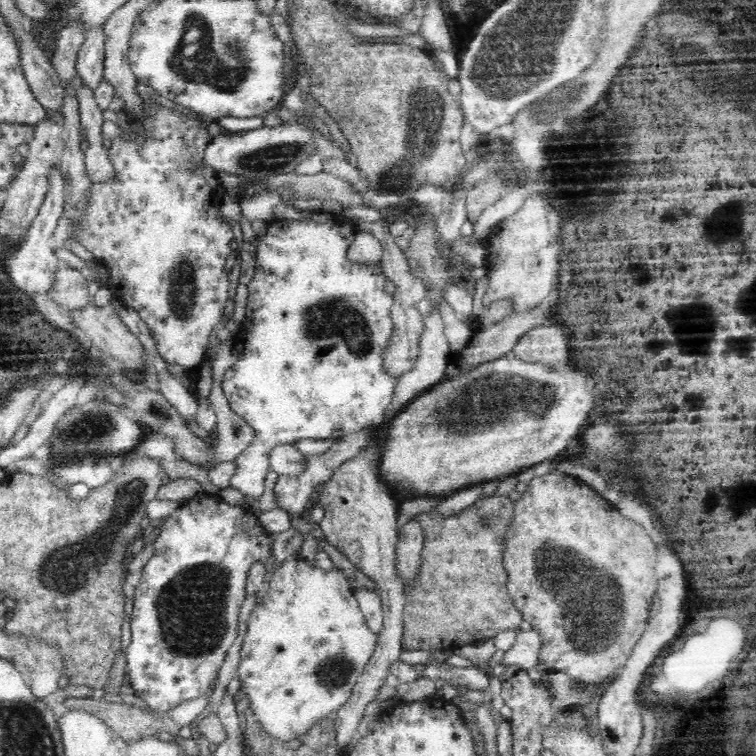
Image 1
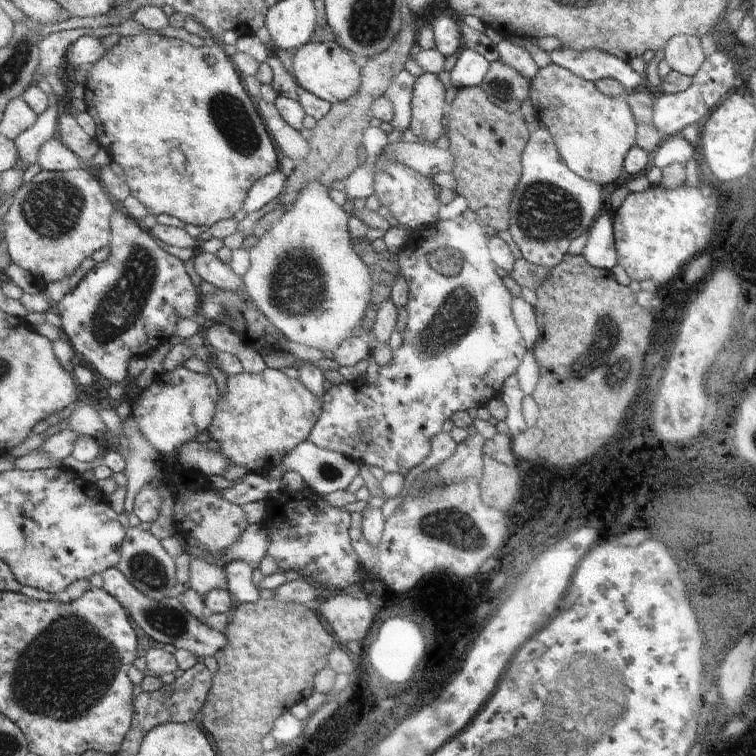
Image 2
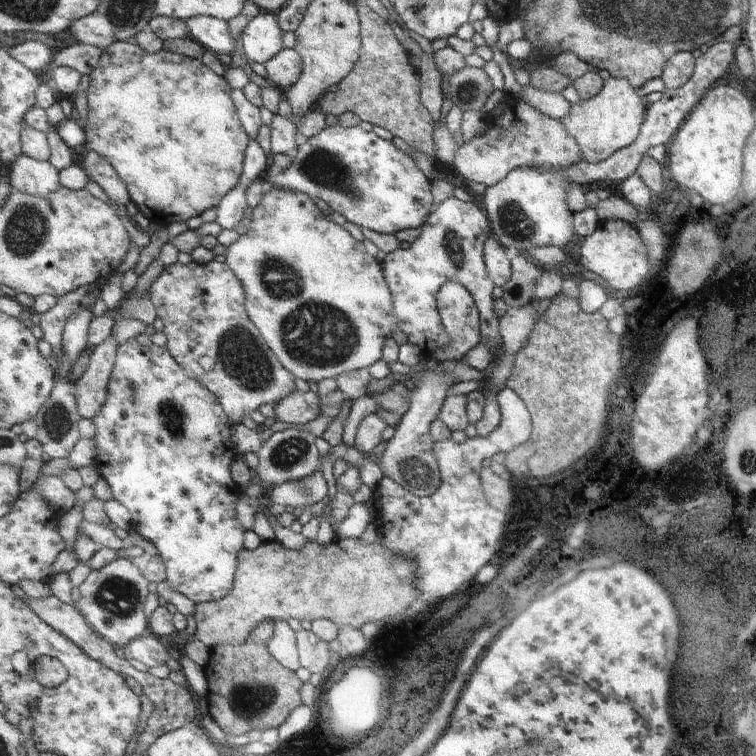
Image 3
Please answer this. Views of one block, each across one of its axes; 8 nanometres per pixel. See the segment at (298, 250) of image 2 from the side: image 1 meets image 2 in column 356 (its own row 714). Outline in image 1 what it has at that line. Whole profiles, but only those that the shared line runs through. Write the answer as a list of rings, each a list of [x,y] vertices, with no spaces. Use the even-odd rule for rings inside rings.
[[[299,556],[286,557],[268,581],[262,602],[247,619],[247,632],[240,650],[240,662],[235,676],[239,678],[252,717],[270,738],[280,742],[298,741],[312,731],[328,714],[338,712],[350,700],[358,678],[370,660],[378,635],[367,625],[354,595],[354,588],[342,570],[323,570]]]

